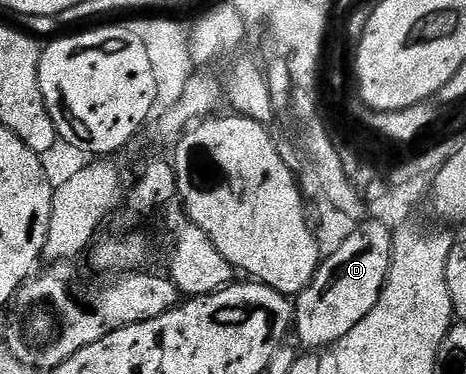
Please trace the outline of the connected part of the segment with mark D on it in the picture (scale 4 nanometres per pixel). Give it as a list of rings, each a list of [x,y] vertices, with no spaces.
[[[360,222],[341,247],[320,262],[311,284],[293,303],[293,335],[299,338],[303,349],[315,353],[320,350],[318,347],[330,348],[377,305],[391,264],[392,234],[386,222]]]

